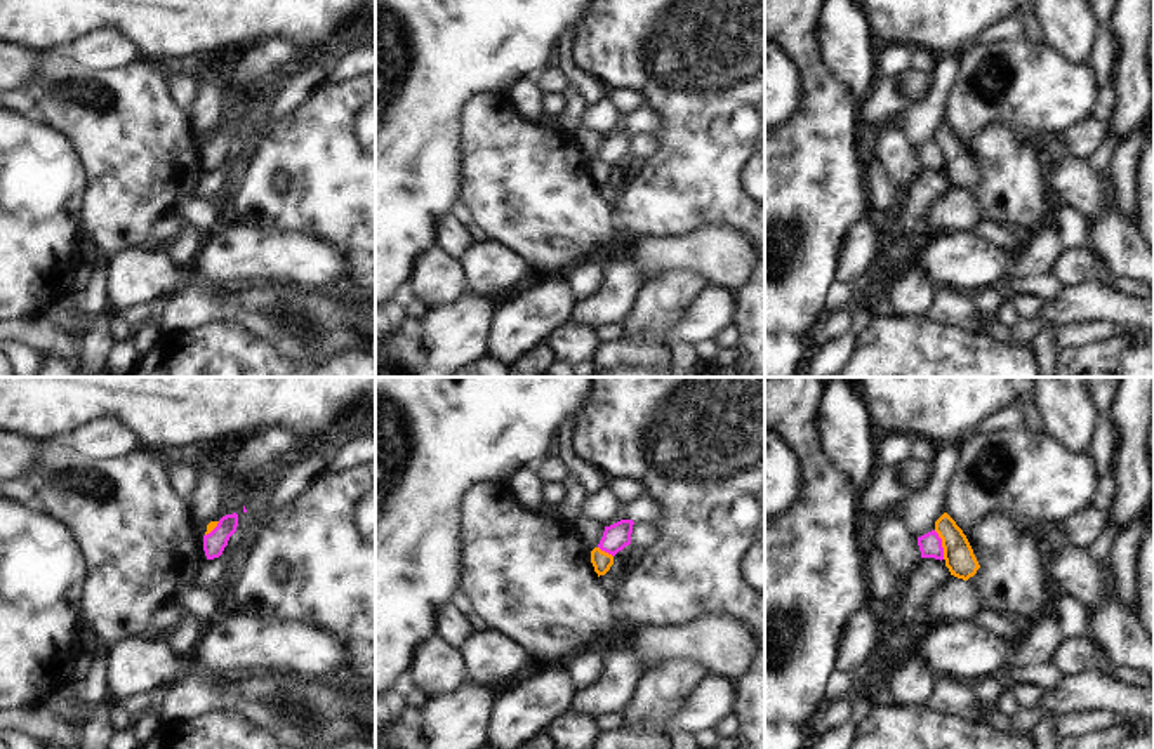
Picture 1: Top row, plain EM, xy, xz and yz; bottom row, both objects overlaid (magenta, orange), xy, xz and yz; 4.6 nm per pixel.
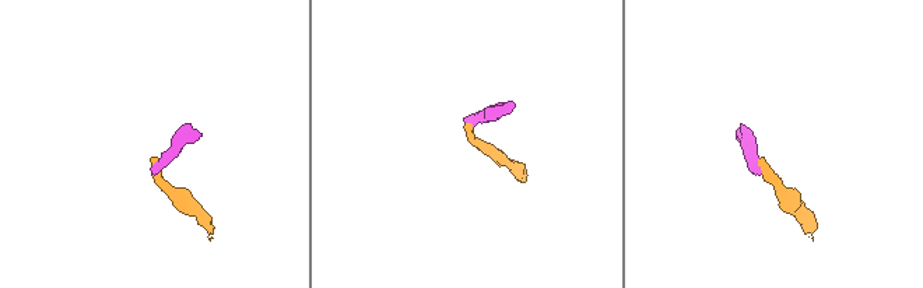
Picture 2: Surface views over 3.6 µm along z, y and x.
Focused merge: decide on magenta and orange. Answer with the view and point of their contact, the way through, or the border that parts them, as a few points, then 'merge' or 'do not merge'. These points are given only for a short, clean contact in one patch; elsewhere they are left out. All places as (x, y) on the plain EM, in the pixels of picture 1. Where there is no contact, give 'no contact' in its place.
meets magenta in yz at (941, 155); border along yz (934, 141), (941, 150), (944, 169); do not merge

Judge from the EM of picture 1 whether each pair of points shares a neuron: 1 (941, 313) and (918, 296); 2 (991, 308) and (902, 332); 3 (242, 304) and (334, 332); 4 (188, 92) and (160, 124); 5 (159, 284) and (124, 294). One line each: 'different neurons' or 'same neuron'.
1: different neurons
2: different neurons
3: same neuron
4: different neurons
5: same neuron

